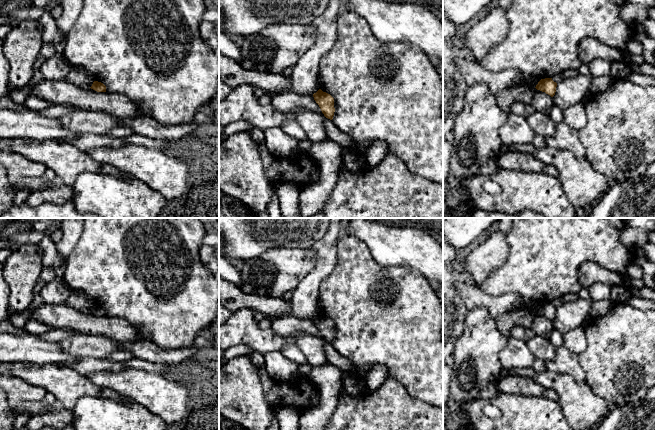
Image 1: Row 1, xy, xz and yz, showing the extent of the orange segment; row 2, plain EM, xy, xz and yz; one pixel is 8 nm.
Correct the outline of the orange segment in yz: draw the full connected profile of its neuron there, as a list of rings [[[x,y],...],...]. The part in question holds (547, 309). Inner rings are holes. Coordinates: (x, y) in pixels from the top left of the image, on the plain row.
[[[552,302],[541,303],[536,309],[536,313],[553,321],[556,316],[557,307],[552,304]]]

